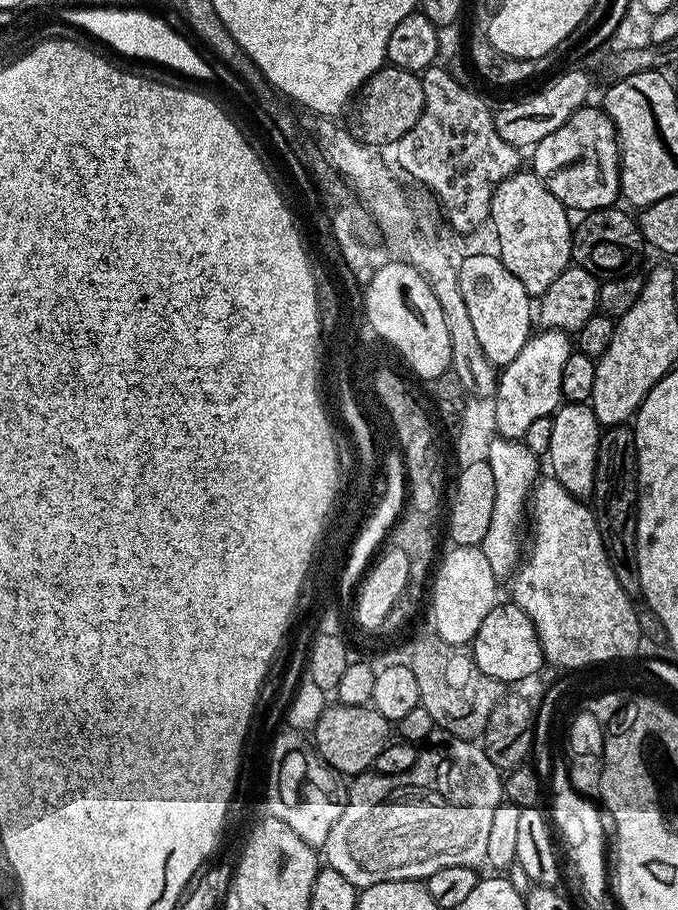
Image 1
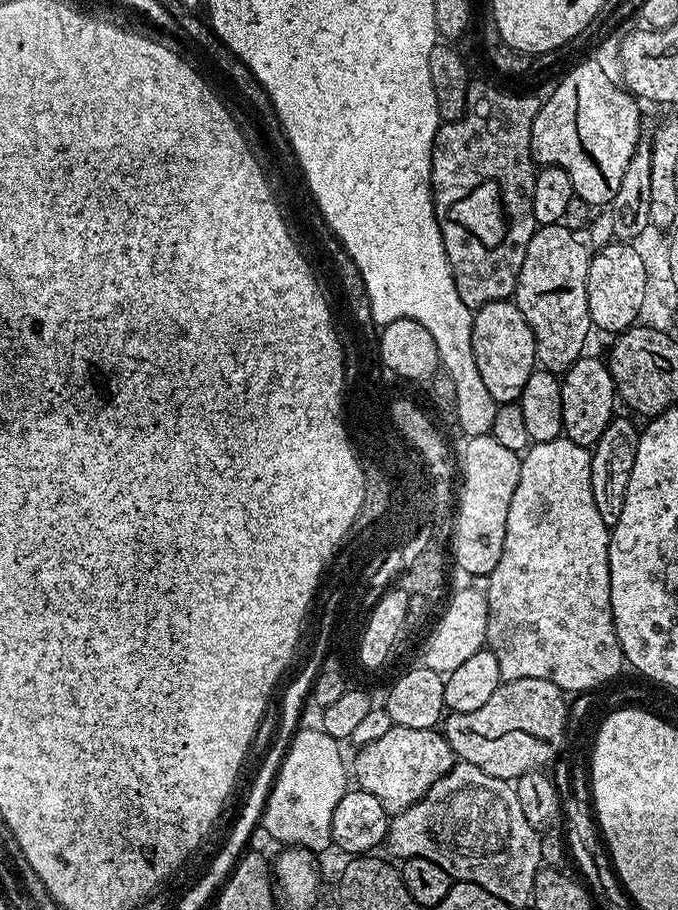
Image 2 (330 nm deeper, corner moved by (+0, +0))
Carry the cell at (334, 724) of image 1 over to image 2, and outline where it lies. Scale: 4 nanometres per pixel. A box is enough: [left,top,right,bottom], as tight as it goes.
[350,726,458,814]

